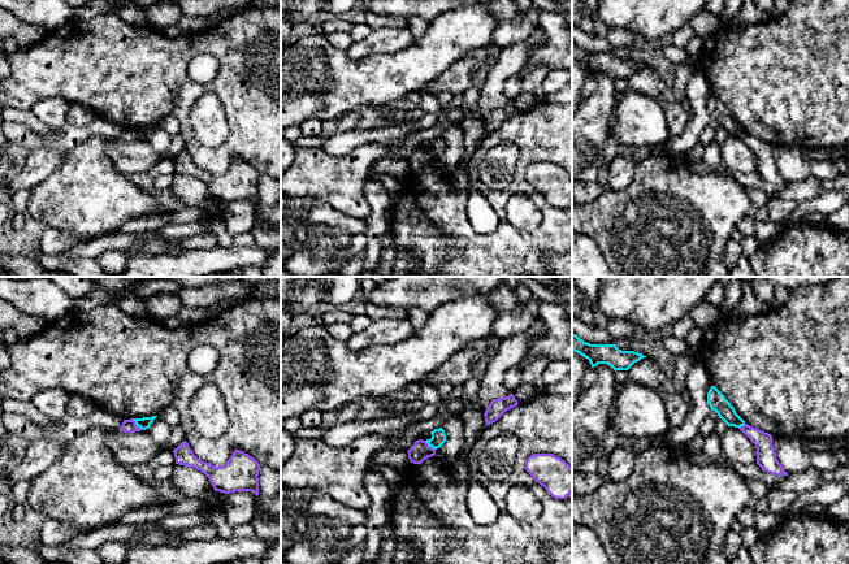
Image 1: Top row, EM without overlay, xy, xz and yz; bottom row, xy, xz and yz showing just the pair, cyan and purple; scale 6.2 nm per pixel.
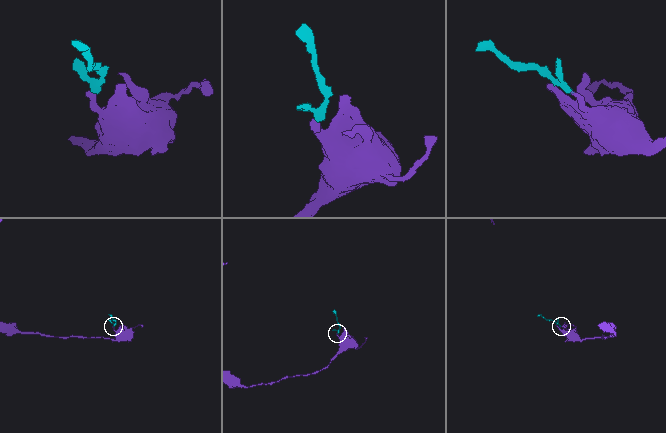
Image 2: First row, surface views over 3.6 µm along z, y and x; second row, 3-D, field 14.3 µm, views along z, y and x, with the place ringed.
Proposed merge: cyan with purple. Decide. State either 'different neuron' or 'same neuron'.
same neuron

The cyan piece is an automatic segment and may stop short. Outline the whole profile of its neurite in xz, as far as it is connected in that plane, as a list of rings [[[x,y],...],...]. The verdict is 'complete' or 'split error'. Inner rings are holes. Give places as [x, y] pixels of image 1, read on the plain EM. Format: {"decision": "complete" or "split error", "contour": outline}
{"decision": "split error", "contour": [[[442,136],[430,140],[432,147],[423,149],[419,148],[407,160],[408,168],[413,173],[421,173],[425,168],[436,164],[436,159],[439,157],[446,151],[446,143]]]}

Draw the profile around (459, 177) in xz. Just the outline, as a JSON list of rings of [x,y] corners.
[[[460,166],[452,173],[451,181],[456,190],[465,190],[469,187],[468,173]]]

